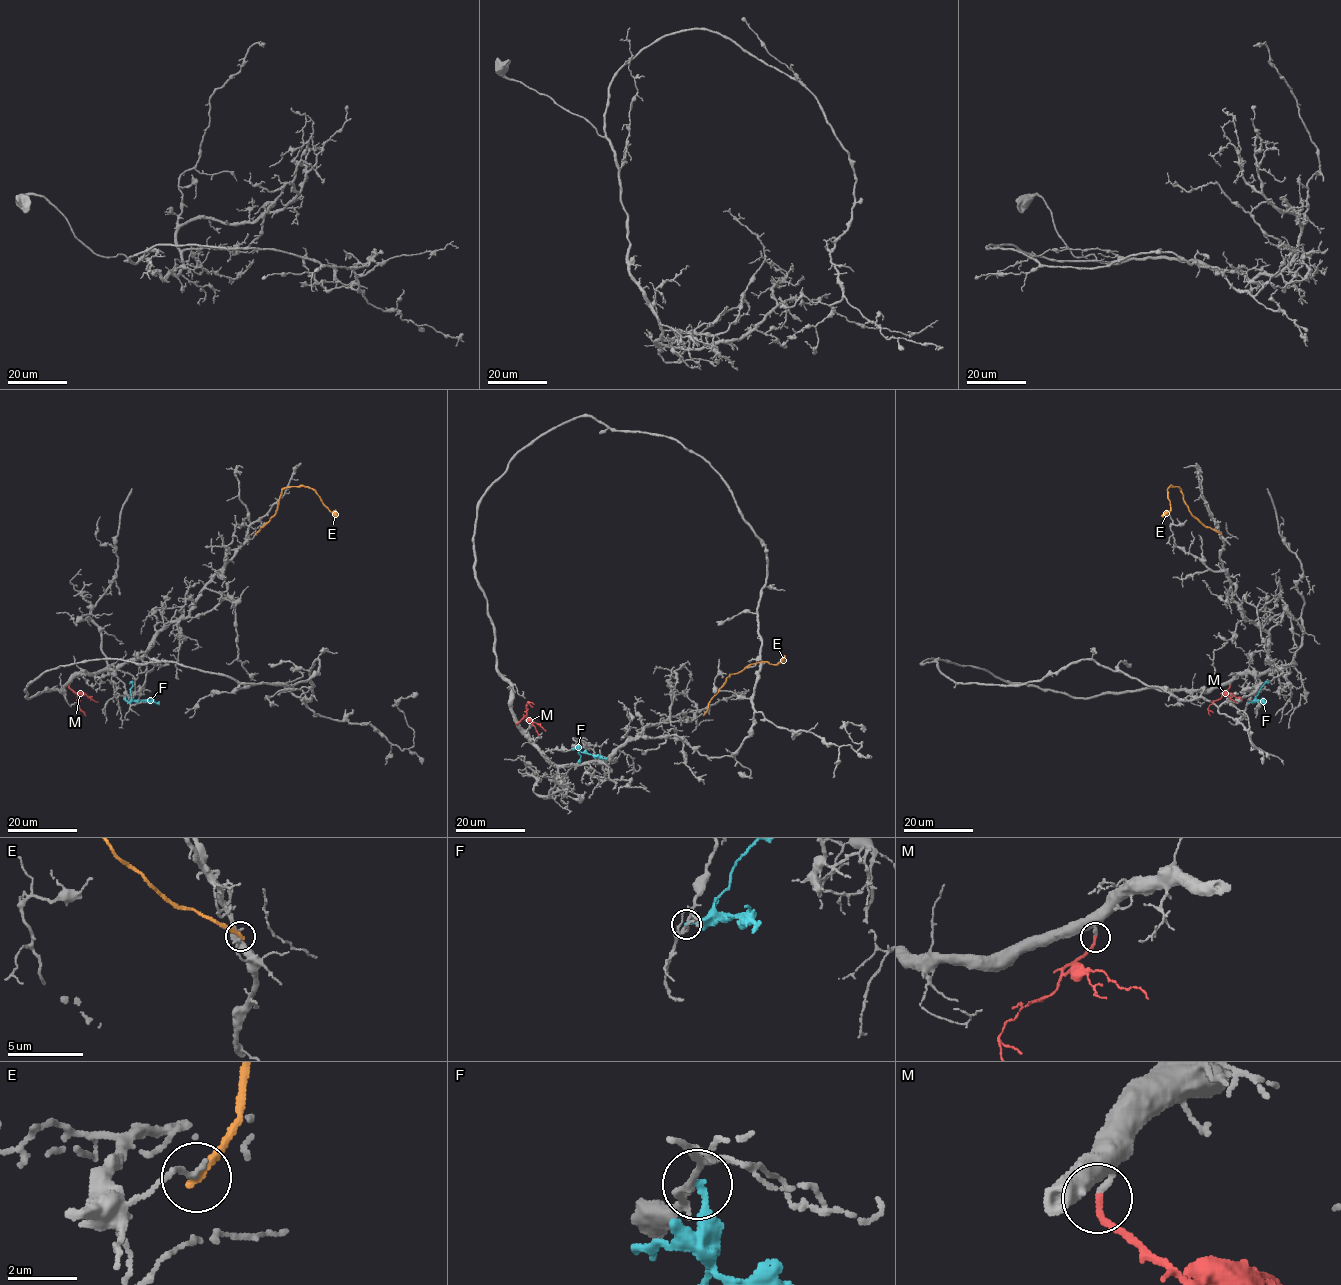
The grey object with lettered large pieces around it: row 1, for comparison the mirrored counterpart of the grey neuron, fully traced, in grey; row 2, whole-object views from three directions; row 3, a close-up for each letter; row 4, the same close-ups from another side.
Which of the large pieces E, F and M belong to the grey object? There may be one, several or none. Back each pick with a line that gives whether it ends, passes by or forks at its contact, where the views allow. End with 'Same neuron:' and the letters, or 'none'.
M: it ends
Same neuron: M

